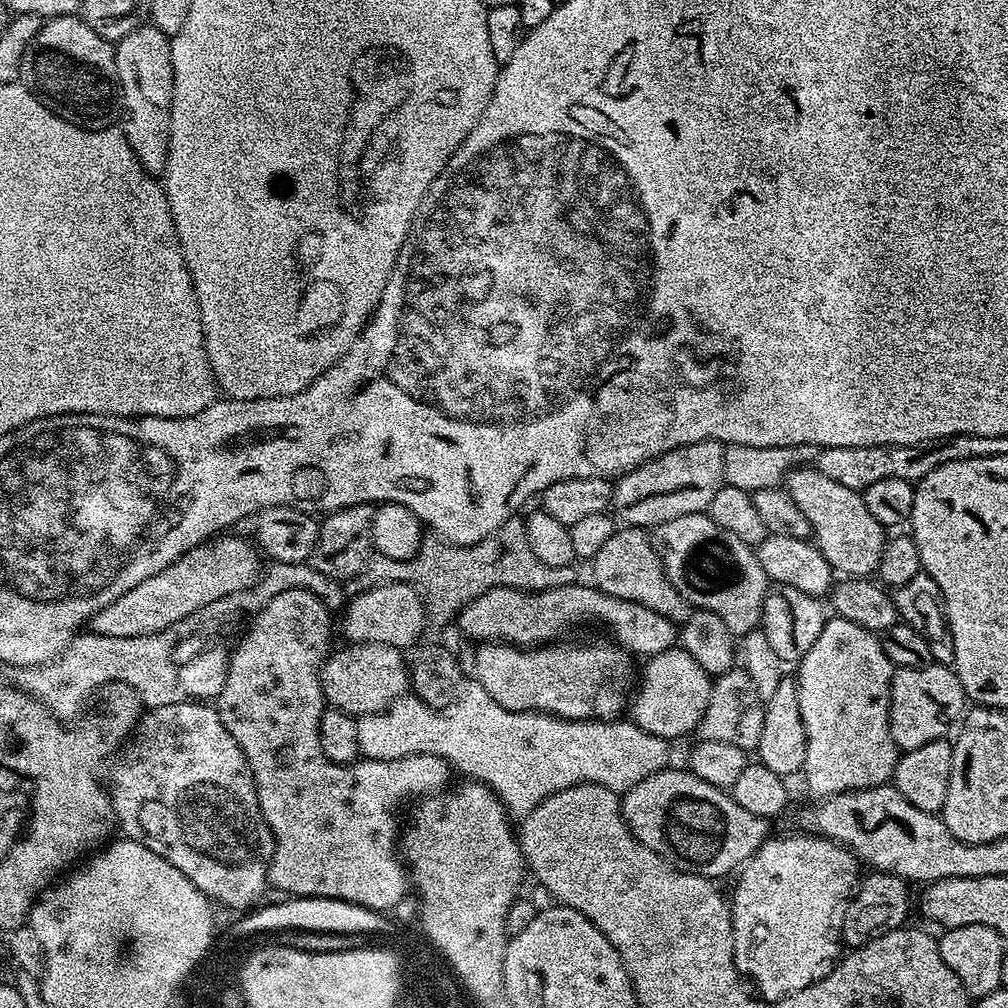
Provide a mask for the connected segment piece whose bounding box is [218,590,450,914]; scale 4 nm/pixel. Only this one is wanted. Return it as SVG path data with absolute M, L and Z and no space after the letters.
M286 590L276 597L270 598L261 606L260 611L251 617L252 625L248 633L240 640L240 645L231 649L228 657L228 673L226 674L226 687L218 701L218 711L226 730L238 742L242 754L252 771L252 777L256 783L256 793L260 809L264 815L264 821L268 823L268 829L272 831L272 860L268 863L268 882L271 887L278 890L288 890L293 898L307 898L310 896L325 896L330 899L345 900L347 903L357 904L360 907L370 908L378 913L387 913L394 907L410 888L410 877L402 863L402 857L398 851L398 824L396 828L396 811L403 806L404 800L411 796L423 797L425 794L436 794L447 789L450 784L448 772L450 765L442 756L434 754L410 754L406 758L394 758L393 760L365 760L357 758L350 764L335 764L322 754L320 745L320 720L326 711L324 695L320 689L320 665L329 655L328 639L332 636L332 616L330 609L319 600L310 590Z

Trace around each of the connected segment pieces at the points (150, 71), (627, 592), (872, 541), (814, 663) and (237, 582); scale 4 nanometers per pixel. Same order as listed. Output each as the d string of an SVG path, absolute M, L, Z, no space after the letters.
M145 22L115 41L114 47L122 109L118 116L118 127L146 171L163 173L170 146L170 114L174 98L171 39L150 22Z
M621 527L602 545L602 550L592 557L592 573L596 576L595 587L610 594L614 598L622 598L630 602L638 602L662 614L662 618L670 618L670 622L681 625L690 618L693 607L678 589L668 581L660 555L652 545L649 533L642 528Z
M797 466L788 473L786 487L790 498L794 498L794 503L802 514L806 514L806 520L812 527L814 543L820 552L830 562L830 566L837 573L848 578L868 578L876 571L876 567L882 562L882 550L886 543L886 529L880 525L878 518L866 510L866 502L861 493L850 490L850 486L841 486L839 482L834 482L831 478L826 478L815 466Z
M825 619L822 634L818 634L814 646L810 646L810 650L806 650L804 657L798 661L796 670L794 679L798 686L798 704L802 710L802 726L806 726L806 738L808 739L806 742L806 762L802 769L802 777L804 776L805 782L808 783L809 790L817 792L817 797L827 798L836 796L839 792L857 792L863 788L877 788L880 784L889 783L893 779L898 759L898 749L894 738L890 734L890 726L888 725L890 686L892 685L894 666L890 662L890 658L886 658L886 650L882 650L879 635L876 632L868 632L862 626L858 626L849 620Z
M220 534L205 540L158 574L146 578L146 582L138 582L134 590L126 590L122 598L114 598L110 606L92 615L91 631L110 638L149 636L202 610L210 602L218 602L236 592L253 588L262 571L261 553L251 539L248 541L240 536L228 535L232 534Z

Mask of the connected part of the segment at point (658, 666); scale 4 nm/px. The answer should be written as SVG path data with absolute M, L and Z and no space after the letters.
M679 646L649 656L643 664L644 673L641 676L639 673L636 697L634 692L630 700L631 719L642 730L669 742L675 741L675 736L695 733L696 727L702 722L702 714L706 714L706 706L710 706L713 677Z

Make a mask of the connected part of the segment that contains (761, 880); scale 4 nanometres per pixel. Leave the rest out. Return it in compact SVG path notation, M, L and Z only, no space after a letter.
M799 835L765 840L762 847L739 869L735 877L736 889L732 896L730 892L736 969L751 981L755 991L768 1004L775 1004L790 994L798 994L798 990L806 990L841 955L842 909L858 884L858 861L848 849L823 836Z

